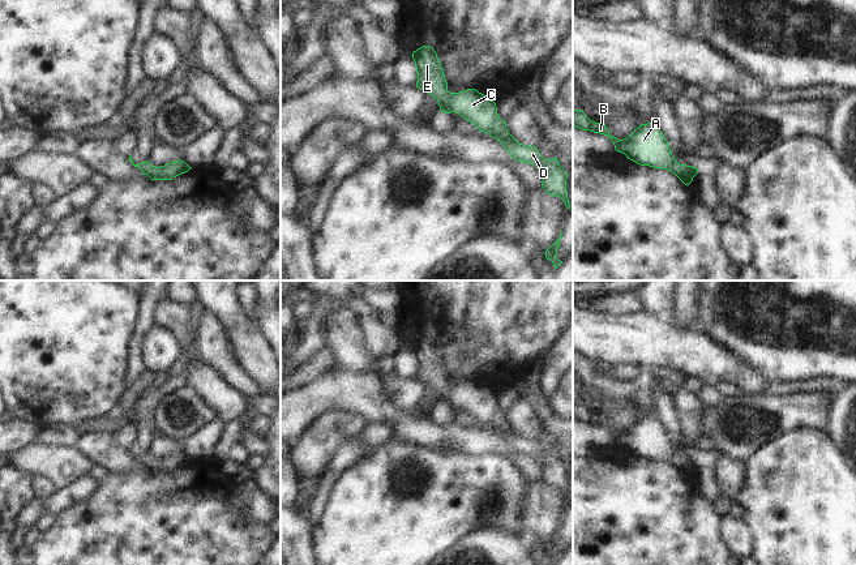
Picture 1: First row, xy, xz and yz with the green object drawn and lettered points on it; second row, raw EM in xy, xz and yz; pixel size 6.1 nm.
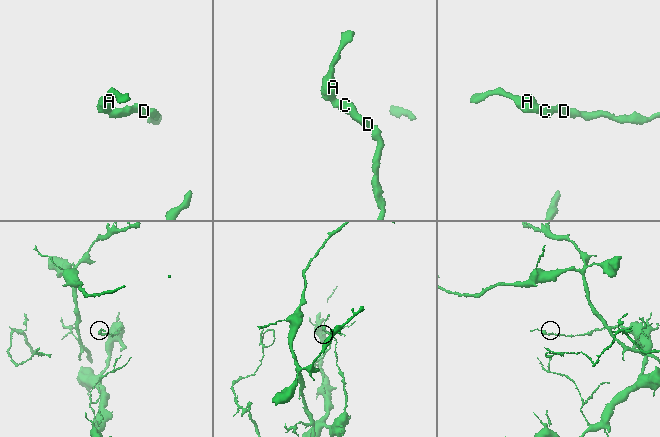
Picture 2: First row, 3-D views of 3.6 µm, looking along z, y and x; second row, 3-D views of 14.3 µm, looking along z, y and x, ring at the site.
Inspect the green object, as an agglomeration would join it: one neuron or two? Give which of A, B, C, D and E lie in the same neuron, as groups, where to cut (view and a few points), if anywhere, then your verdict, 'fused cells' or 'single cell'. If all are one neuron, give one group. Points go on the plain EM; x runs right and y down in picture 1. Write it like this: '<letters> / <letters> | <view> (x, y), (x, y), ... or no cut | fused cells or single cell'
A B C D E | no cut | single cell

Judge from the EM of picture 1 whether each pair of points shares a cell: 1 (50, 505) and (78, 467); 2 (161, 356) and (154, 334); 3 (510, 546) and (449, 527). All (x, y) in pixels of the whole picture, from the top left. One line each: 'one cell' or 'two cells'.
1: two cells
2: one cell
3: two cells

